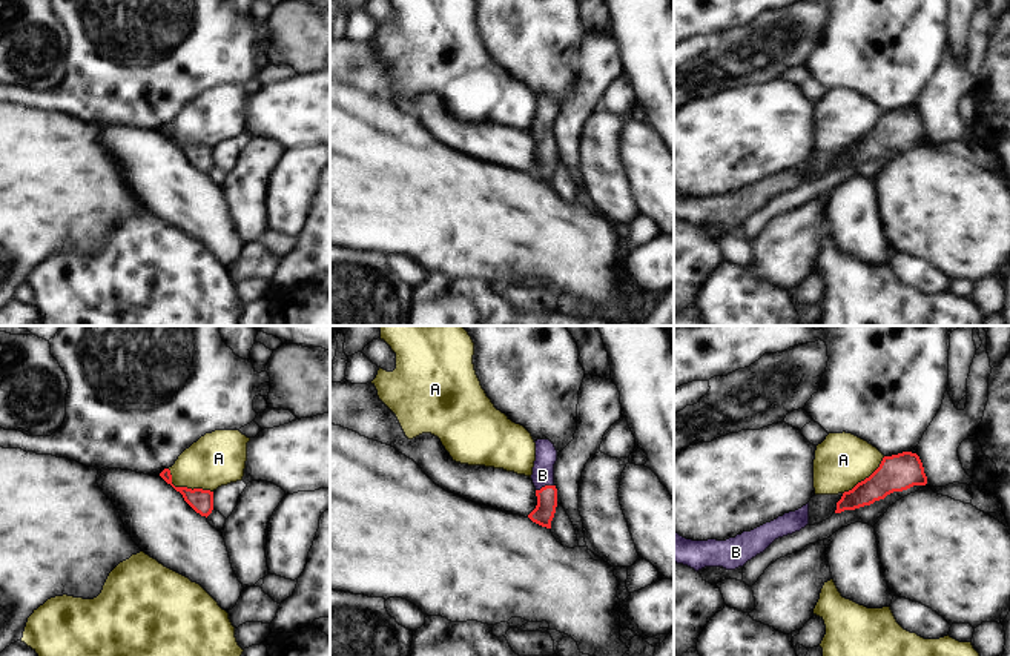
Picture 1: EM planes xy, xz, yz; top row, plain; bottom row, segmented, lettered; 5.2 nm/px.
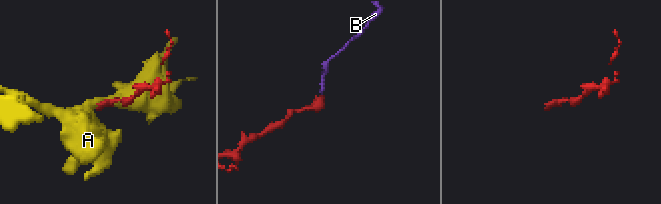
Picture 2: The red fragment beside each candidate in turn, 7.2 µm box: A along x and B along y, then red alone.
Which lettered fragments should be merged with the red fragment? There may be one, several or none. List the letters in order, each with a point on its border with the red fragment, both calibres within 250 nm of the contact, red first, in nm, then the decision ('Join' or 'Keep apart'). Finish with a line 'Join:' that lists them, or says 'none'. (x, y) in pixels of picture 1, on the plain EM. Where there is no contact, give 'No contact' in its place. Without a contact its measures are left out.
A: Touches red at xy (186, 143). Thickness 120 nm (red) against 280 nm. Keep apart
B: Touches red at xz (545, 142). Thickness 110 nm (red) against 110 nm. Join
Join: B.

